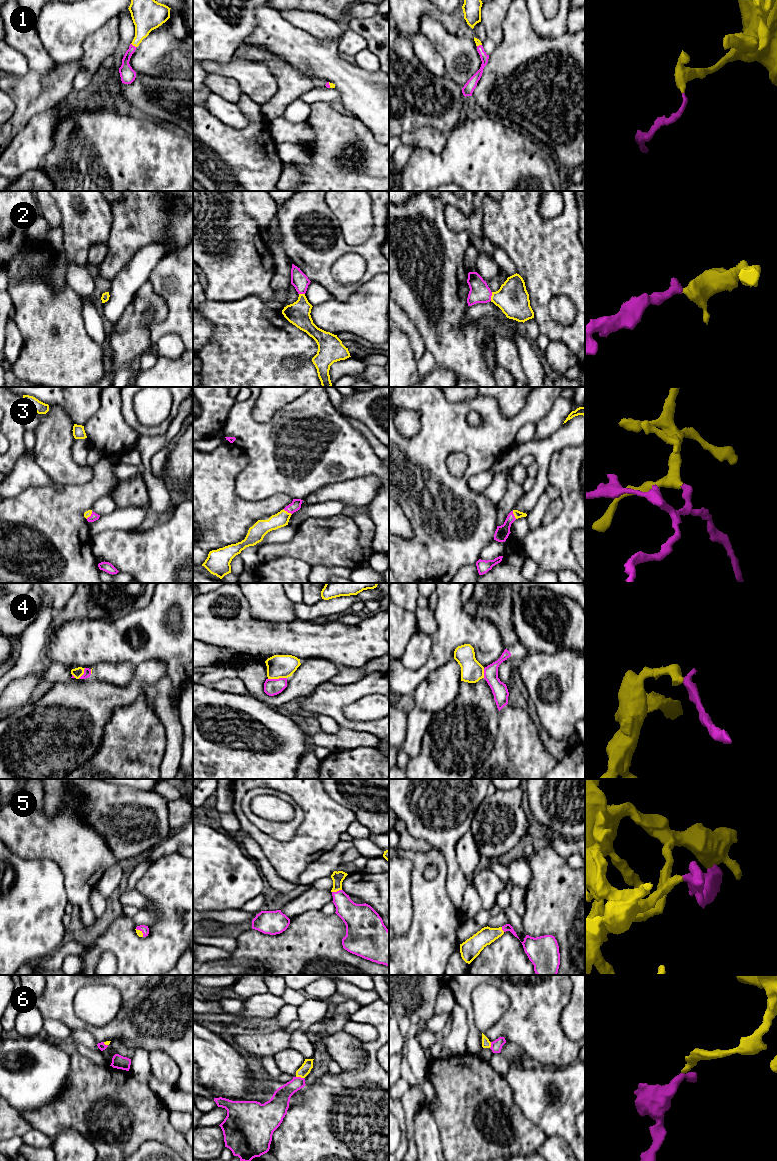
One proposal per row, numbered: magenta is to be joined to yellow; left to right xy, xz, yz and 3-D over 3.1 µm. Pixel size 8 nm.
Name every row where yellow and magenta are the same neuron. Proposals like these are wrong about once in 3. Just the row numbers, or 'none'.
1, 2, 3, 5

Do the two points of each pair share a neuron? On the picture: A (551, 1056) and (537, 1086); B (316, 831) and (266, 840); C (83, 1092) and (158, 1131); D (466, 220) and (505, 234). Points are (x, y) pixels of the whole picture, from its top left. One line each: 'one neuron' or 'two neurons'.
A: two neurons
B: one neuron
C: one neuron
D: two neurons

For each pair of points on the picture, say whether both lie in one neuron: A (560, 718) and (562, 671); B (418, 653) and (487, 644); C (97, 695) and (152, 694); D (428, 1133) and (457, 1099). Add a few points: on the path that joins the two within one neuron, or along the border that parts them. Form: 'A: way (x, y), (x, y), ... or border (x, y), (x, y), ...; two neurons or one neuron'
A: way (567, 706), (567, 683); one neuron
B: border (431, 637), (430, 655), (416, 670); two neurons
C: border (159, 679), (146, 683), (139, 697); two neurons
D: border (432, 1114), (438, 1128), (442, 1147); two neurons

